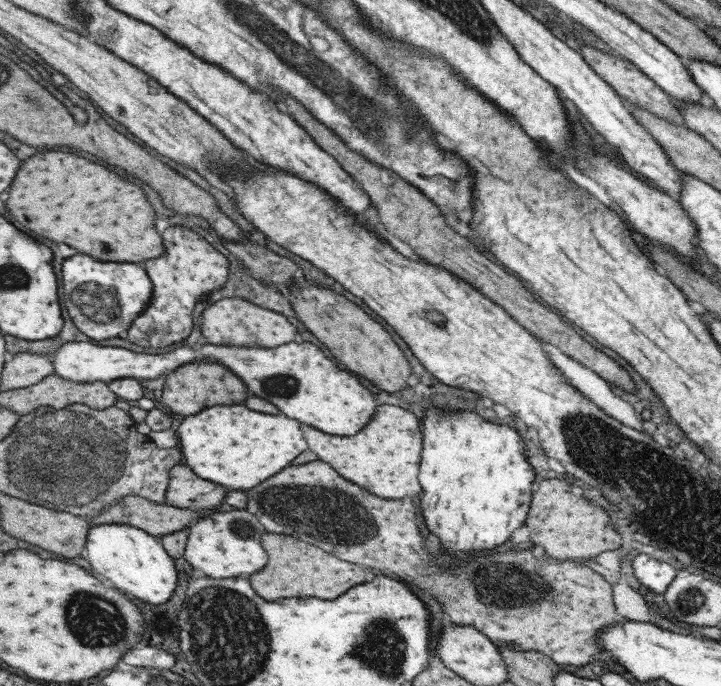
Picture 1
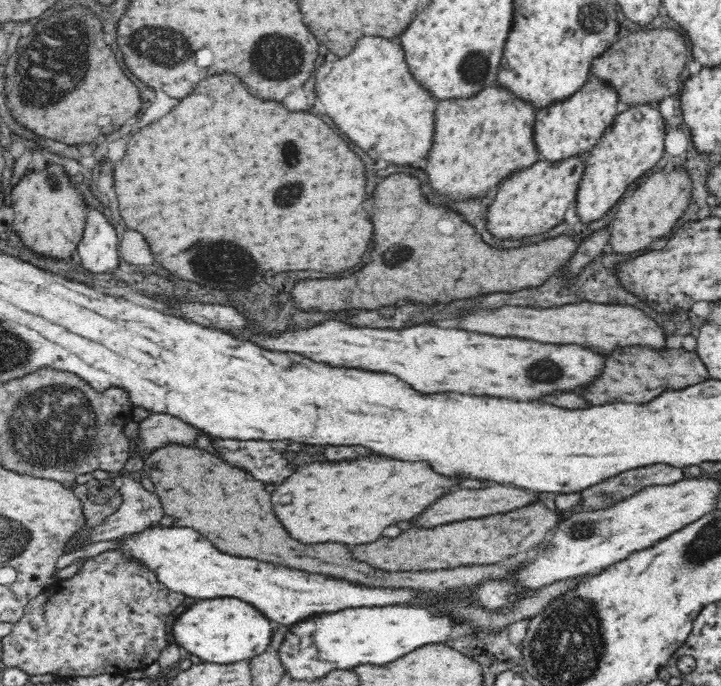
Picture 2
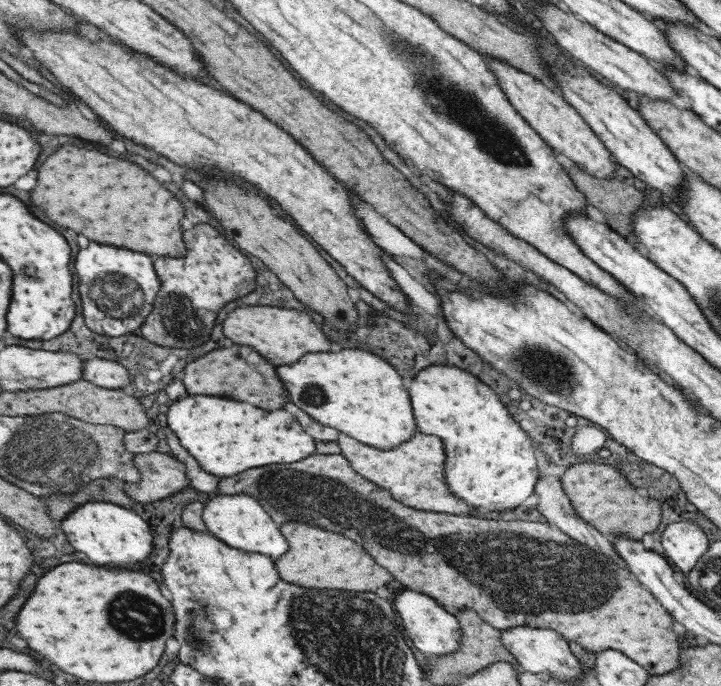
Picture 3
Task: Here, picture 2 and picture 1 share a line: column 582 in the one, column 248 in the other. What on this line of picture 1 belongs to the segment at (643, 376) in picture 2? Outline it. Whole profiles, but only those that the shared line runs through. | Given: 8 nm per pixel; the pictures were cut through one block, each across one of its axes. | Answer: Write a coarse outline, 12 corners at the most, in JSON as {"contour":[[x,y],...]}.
{"contour":[[191,362],[165,382],[162,403],[193,416],[249,398],[219,362]]}

